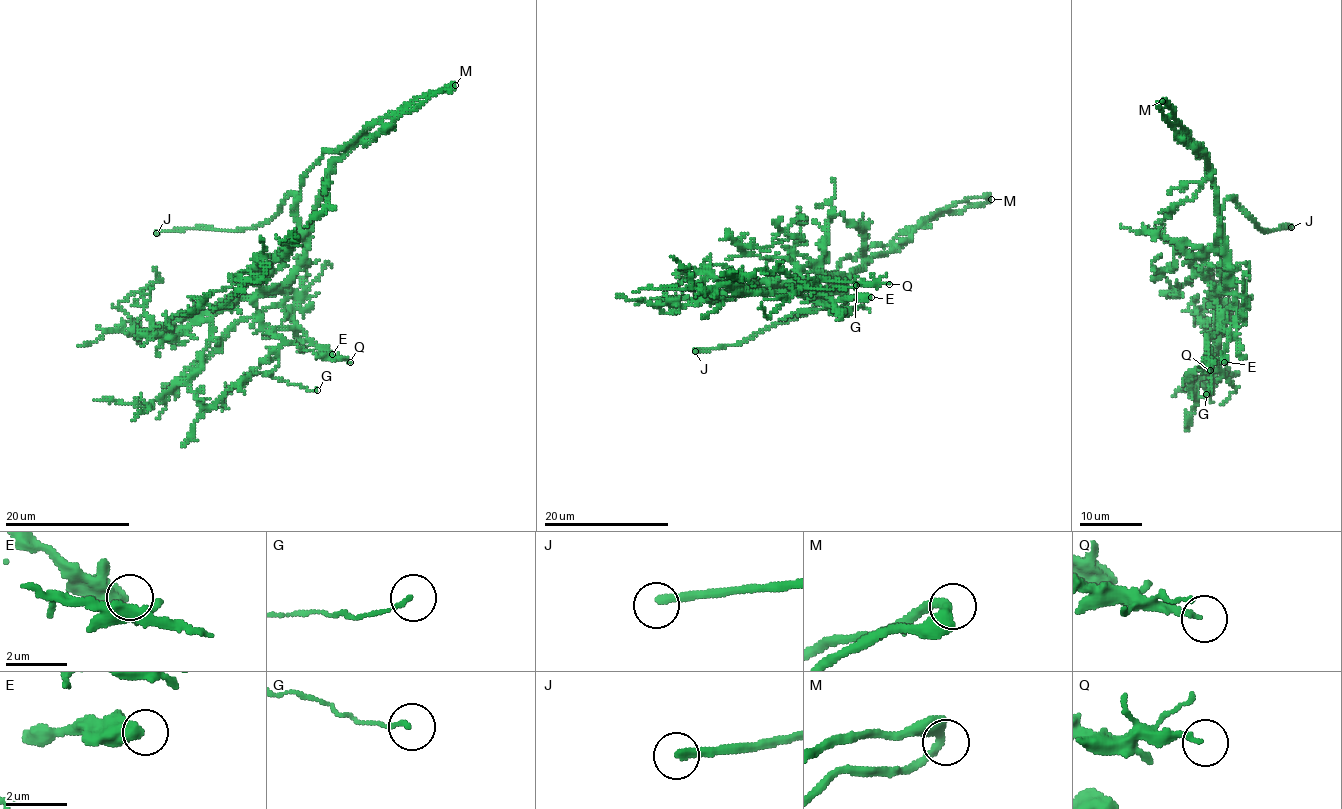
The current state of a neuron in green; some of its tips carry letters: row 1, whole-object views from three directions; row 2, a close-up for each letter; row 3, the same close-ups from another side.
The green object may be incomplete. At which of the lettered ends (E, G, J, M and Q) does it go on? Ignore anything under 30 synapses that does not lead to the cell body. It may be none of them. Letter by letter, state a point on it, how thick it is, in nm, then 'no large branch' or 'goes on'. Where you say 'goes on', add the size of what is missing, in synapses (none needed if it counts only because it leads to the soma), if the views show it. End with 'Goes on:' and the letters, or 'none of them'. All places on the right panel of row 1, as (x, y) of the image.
E: at (1224, 362); 500 nm thick; no large branch
G: at (1206, 394); 120 nm thick; no large branch
J: at (1291, 227); 280 nm thick; goes on
M: at (1162, 101); 320 nm thick; goes on; about 35 synapses
Q: at (1210, 370); 160 nm thick; no large branch
Goes on: J, M

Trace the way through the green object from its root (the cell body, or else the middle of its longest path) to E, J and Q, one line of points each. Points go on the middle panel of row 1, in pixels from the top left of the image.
E: (795, 285), (761, 289), (756, 285), (774, 281), (791, 284), (833, 300), (871, 297)
J: (795, 285), (829, 277), (839, 279), (832, 276), (832, 283), (804, 315), (773, 324), (735, 344), (695, 351)
Q: (795, 285), (761, 289), (756, 285), (774, 281), (791, 284), (802, 291), (821, 280), (889, 284)

